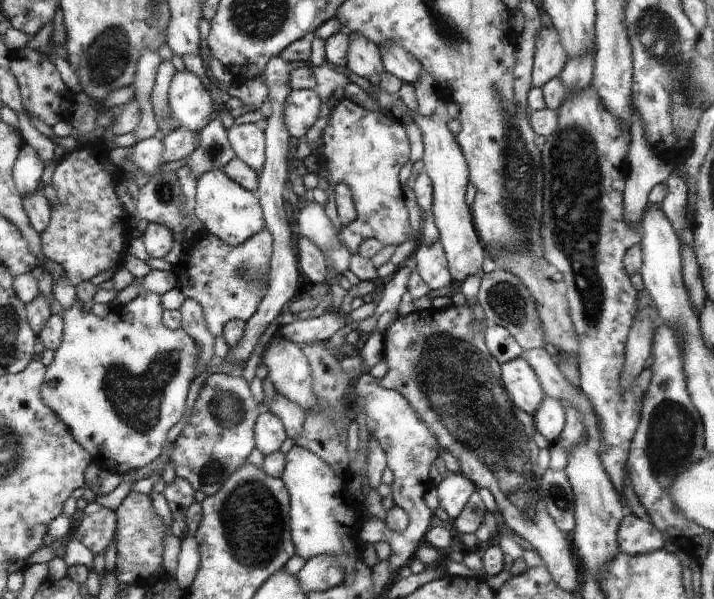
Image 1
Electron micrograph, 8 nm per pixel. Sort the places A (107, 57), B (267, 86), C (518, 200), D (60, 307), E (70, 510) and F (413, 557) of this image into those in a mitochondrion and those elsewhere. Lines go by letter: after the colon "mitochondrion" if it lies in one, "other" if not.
A: mitochondrion
B: other
C: mitochondrion
D: other
E: other
F: other

